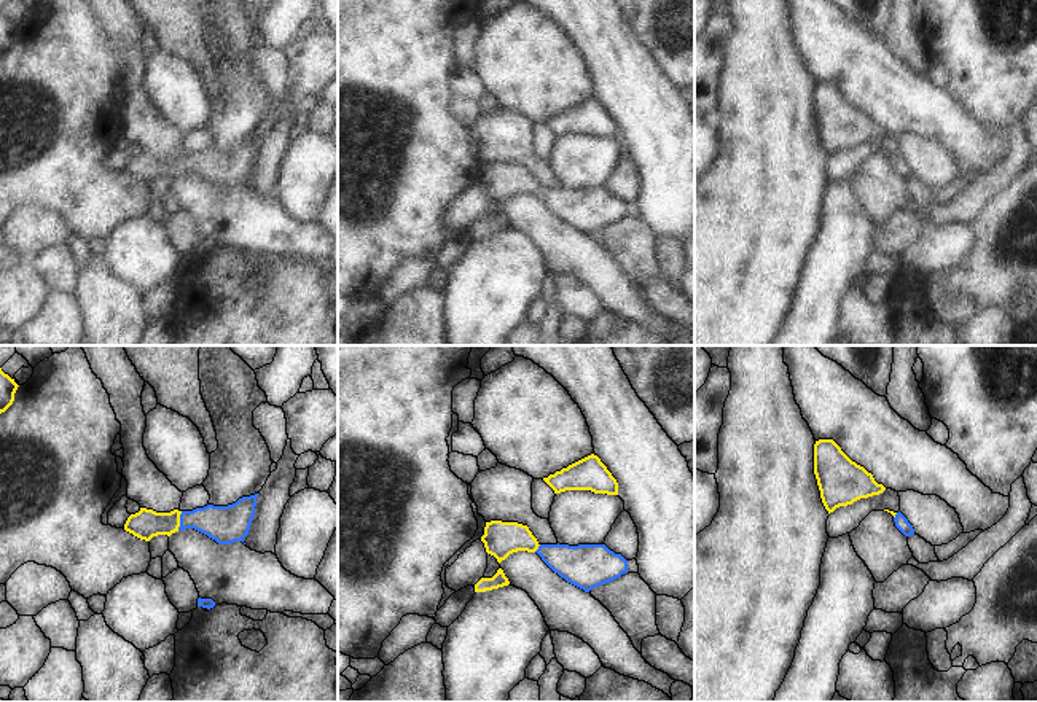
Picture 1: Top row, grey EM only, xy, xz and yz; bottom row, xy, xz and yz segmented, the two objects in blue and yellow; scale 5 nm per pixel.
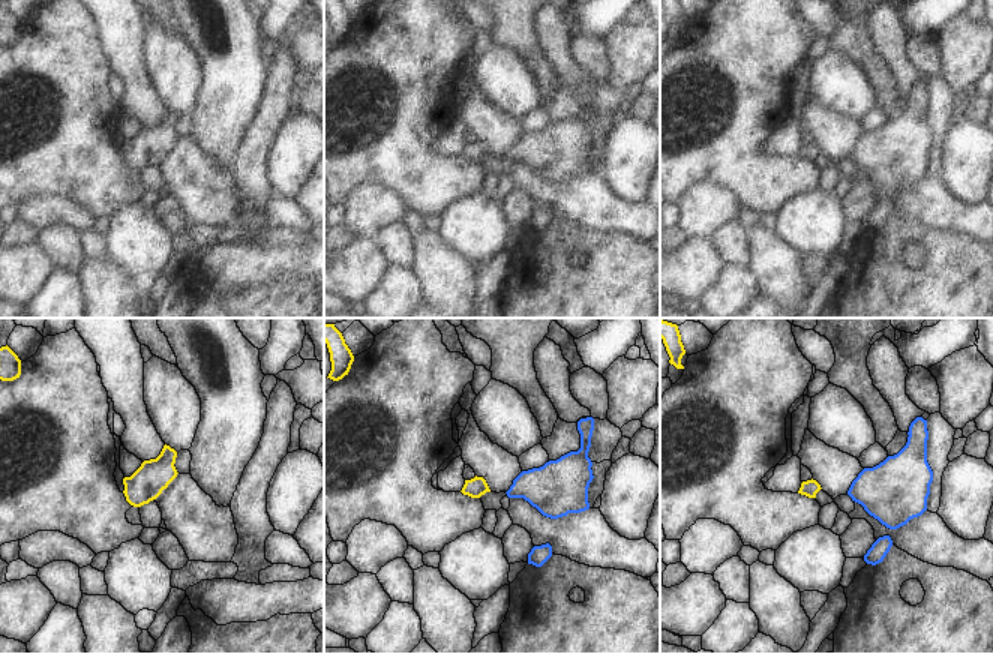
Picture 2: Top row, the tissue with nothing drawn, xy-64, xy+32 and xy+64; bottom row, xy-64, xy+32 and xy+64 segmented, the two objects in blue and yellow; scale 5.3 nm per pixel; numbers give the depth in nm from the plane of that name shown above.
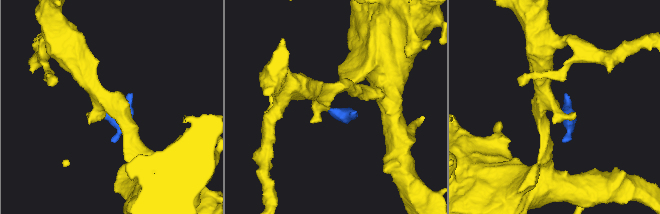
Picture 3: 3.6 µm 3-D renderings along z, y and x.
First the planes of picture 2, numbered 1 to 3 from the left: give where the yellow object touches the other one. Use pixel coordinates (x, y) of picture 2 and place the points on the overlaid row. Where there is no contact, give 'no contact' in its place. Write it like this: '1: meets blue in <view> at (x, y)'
1: no contact
2: no contact
3: no contact

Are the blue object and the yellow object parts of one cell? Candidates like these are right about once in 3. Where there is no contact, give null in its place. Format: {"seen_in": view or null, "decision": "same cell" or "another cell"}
{"seen_in": "xy", "decision": "same cell"}

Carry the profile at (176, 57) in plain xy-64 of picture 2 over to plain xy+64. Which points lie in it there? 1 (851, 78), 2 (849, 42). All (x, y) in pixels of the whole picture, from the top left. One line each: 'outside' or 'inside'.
1: inside
2: outside

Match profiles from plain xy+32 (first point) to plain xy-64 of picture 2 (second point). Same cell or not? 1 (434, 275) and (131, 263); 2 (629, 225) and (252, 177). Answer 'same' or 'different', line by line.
1: different
2: different

